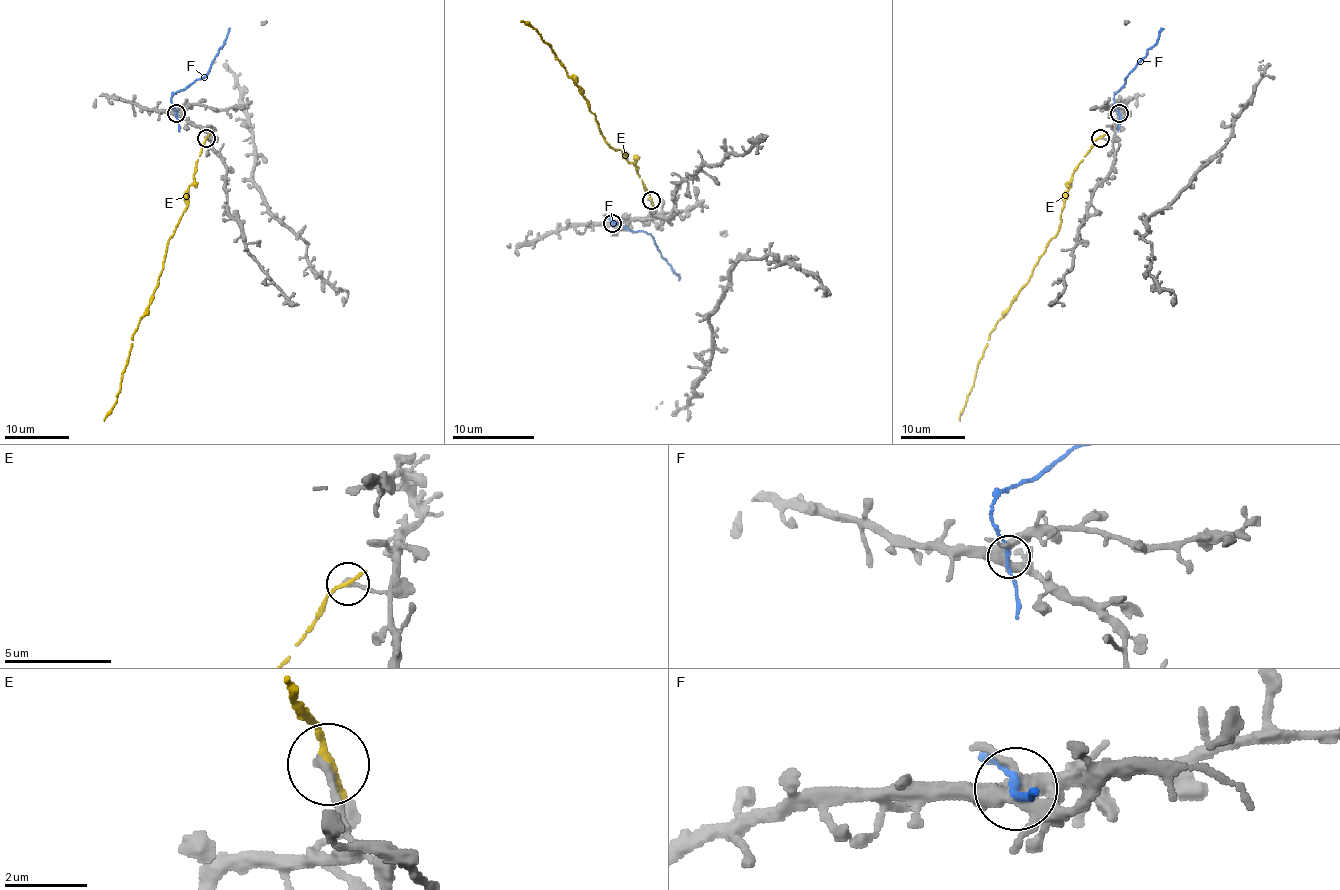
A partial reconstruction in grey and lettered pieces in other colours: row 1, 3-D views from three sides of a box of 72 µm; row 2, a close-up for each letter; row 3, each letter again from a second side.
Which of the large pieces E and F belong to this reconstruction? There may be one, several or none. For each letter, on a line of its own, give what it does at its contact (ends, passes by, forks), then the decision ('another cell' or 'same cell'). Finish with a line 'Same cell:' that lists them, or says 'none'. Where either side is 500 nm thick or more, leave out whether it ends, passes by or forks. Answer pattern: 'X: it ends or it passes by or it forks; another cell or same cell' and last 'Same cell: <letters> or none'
E: it ends; another cell
F: it passes by; another cell
Same cell: none

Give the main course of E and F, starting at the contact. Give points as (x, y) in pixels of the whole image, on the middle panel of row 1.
E: (650, 199), (628, 156), (609, 146), (601, 134), (577, 83), (536, 30), (520, 20)
F: (612, 224), (605, 217), (632, 232), (646, 232), (681, 279)

